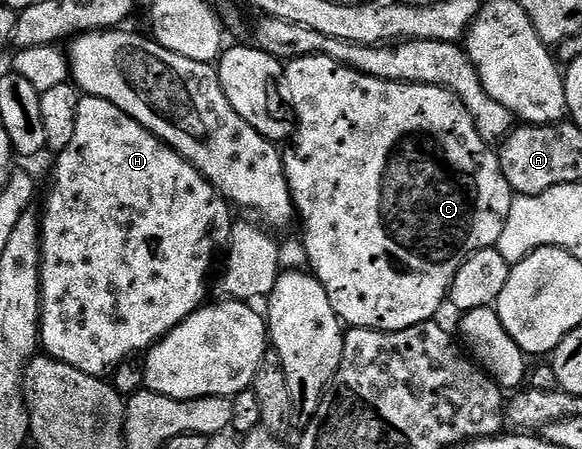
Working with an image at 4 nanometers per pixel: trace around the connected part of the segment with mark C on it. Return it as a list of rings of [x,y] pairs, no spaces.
[[[322,53],[292,58],[285,65],[285,90],[297,118],[297,128],[288,146],[289,154],[286,152],[283,157],[285,178],[293,196],[294,210],[305,220],[303,244],[309,256],[308,268],[327,291],[337,318],[354,329],[374,329],[380,333],[398,333],[421,325],[424,321],[434,320],[441,304],[446,304],[461,262],[481,249],[494,248],[509,218],[515,194],[503,175],[501,159],[494,146],[485,141],[483,135],[479,135],[475,119],[471,119],[465,104],[449,89],[438,85],[375,79],[348,65],[339,65],[335,59],[325,57]]]

